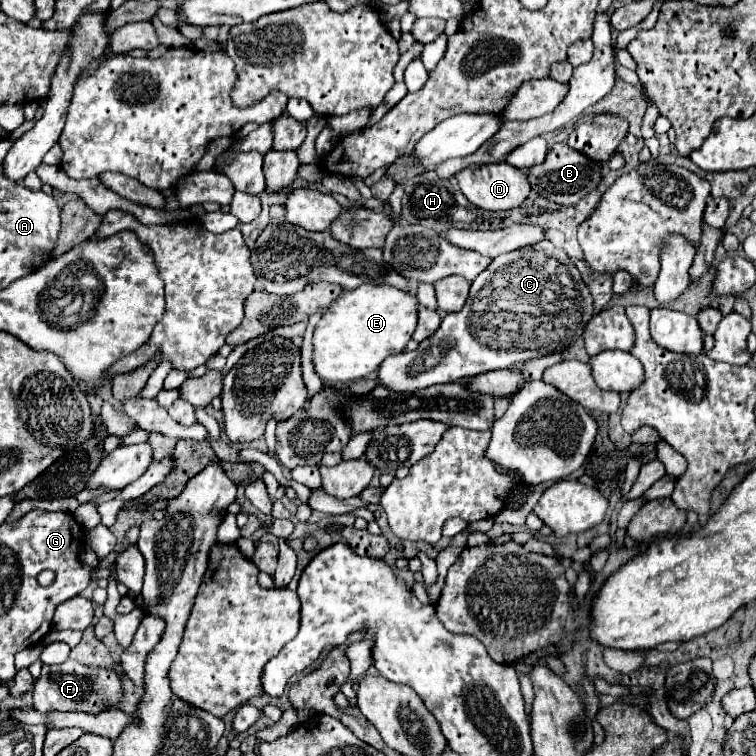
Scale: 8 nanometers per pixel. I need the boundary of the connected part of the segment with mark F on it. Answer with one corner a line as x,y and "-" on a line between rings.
71,658
63,664
43,664
41,676
33,684
33,708
37,708
39,712
67,710
67,712
99,714
109,706
117,704
119,698
121,698
121,682
115,672
105,668
89,668

